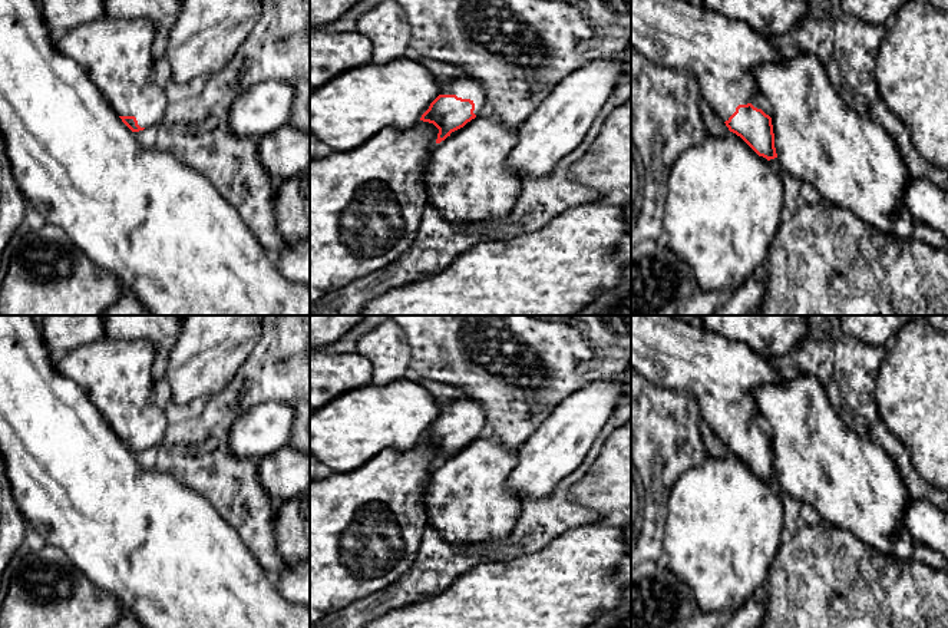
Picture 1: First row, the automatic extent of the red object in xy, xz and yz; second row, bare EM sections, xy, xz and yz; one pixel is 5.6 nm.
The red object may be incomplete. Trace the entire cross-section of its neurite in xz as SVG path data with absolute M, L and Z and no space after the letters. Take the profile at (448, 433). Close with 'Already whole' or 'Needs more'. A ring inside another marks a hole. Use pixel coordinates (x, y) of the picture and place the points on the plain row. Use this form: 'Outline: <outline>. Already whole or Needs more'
Outline: M465 396L443 404L440 416L412 449L384 449L353 472L310 482L310 624L361 596L386 589L412 568L427 526L423 495L433 469L479 437L485 423L482 404Z. Needs more

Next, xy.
Outline: M106 336L56 356L53 361L60 376L75 381L87 394L132 453L161 443L168 419L152 394L153 343Z. Needs more

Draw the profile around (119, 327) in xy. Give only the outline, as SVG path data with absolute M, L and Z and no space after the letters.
M105 315L106 336L113 340L149 340L156 344L163 338L176 338L182 315Z

